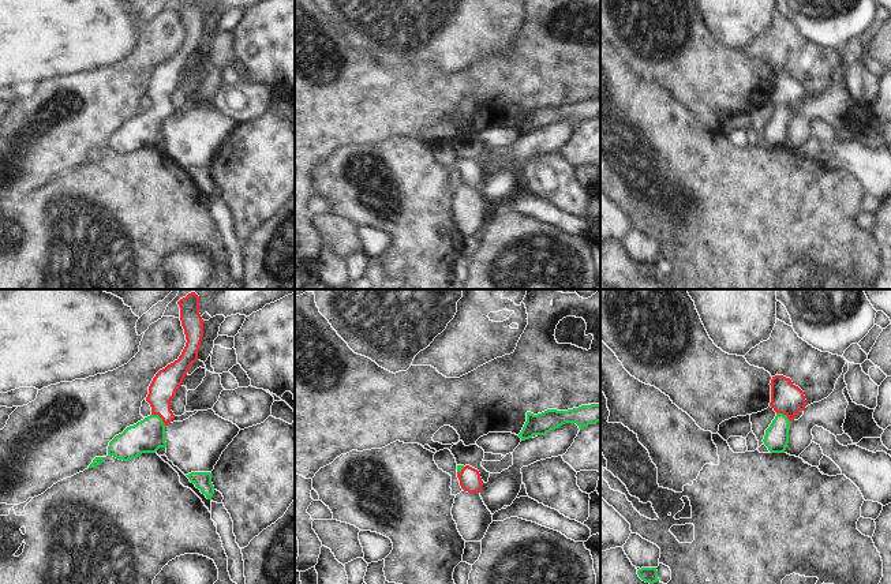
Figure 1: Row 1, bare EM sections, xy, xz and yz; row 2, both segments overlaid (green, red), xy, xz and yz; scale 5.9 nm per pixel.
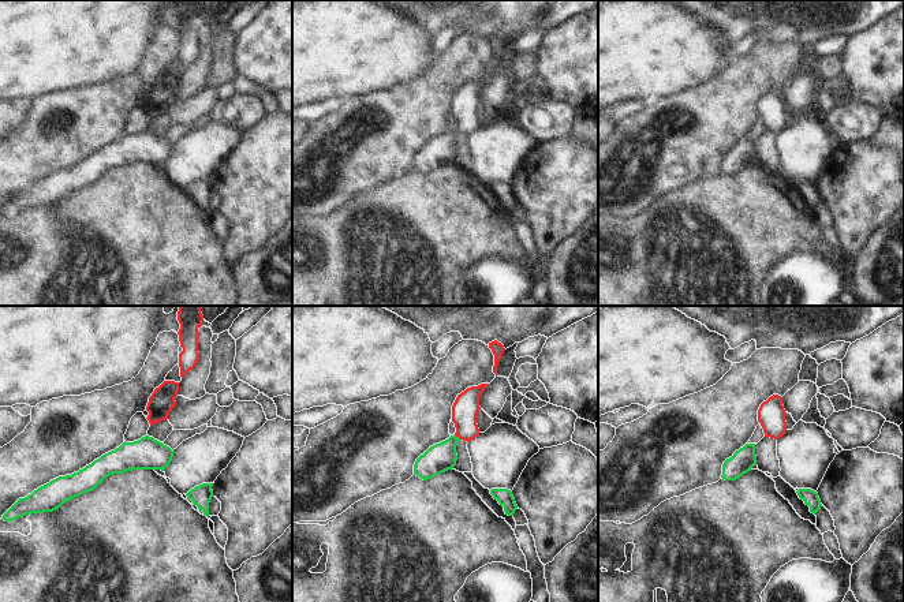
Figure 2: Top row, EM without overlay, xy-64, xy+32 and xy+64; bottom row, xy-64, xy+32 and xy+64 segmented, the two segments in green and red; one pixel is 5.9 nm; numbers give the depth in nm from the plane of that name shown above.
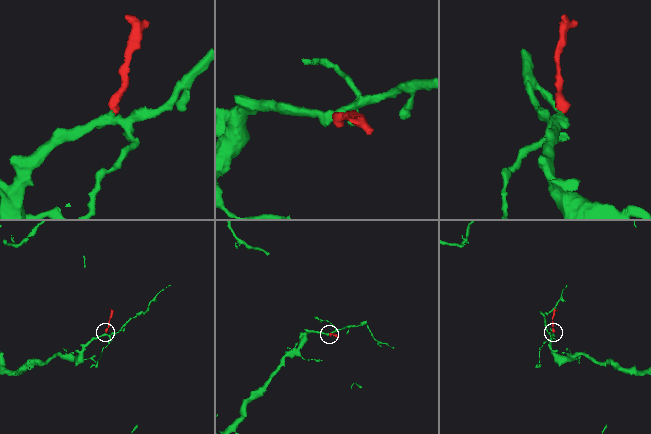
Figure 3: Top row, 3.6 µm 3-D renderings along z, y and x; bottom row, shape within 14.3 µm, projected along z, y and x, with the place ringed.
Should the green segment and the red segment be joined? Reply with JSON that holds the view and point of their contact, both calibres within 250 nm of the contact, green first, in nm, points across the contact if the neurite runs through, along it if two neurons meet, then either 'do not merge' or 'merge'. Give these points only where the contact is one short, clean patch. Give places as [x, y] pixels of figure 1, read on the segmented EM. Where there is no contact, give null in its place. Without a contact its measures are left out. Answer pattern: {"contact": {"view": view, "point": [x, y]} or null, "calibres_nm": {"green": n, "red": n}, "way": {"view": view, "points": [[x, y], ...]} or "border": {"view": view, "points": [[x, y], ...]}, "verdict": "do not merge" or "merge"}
{"contact": {"view": "xy", "point": [160, 418]}, "calibres_nm": {"green": 200, "red": 160}, "way": {"view": "xy", "points": [[148, 435], [160, 418], [160, 393], [167, 381]]}, "verdict": "merge"}

